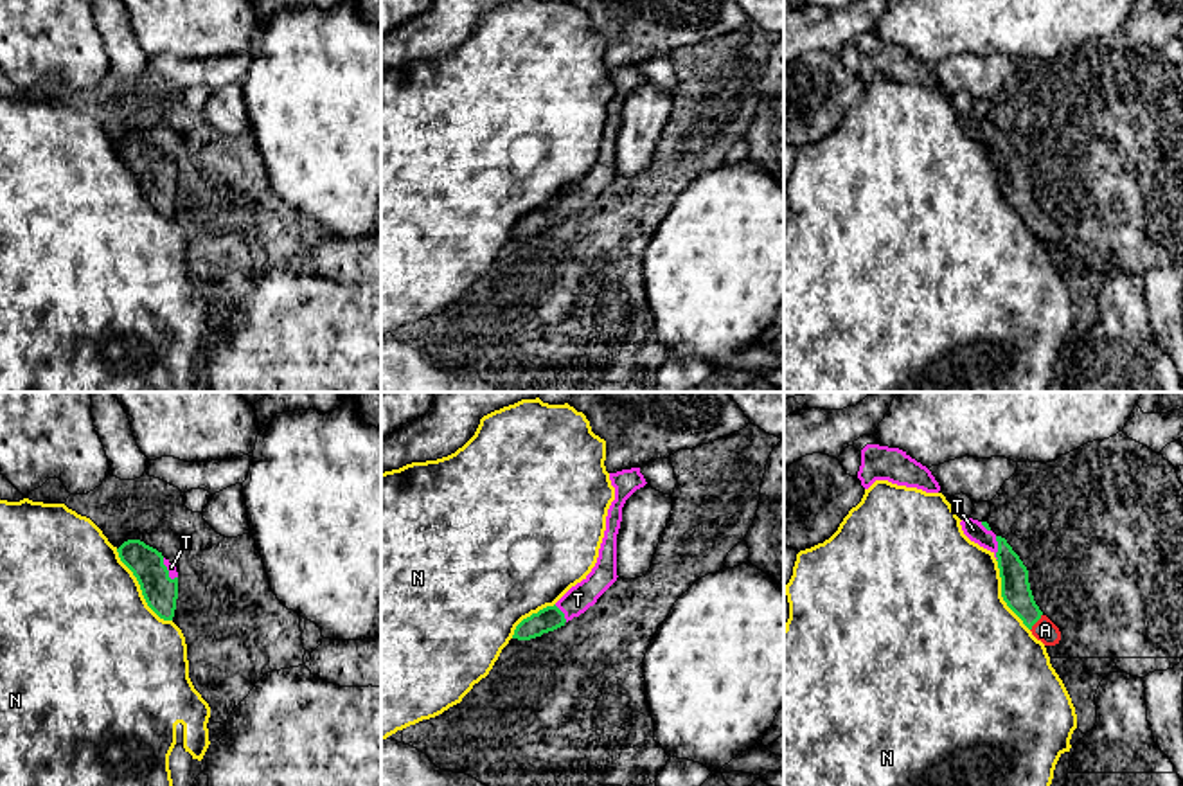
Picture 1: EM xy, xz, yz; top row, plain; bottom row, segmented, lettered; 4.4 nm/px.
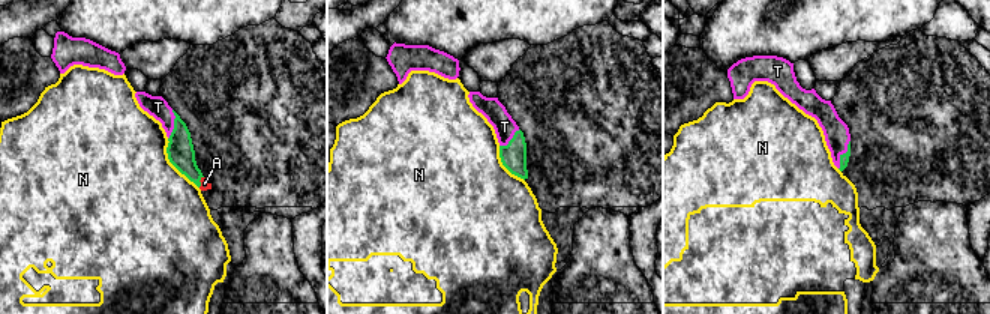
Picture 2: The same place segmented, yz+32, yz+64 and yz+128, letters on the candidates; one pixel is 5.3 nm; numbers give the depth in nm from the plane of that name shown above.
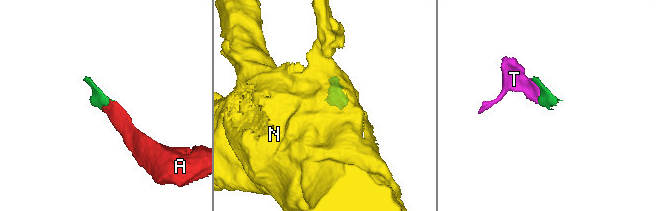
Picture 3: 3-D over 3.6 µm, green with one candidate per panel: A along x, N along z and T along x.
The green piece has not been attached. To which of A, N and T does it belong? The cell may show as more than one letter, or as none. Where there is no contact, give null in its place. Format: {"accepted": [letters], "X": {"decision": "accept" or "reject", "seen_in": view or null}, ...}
{"accepted": ["A", "T"], "A": {"decision": "accept", "seen_in": "yz"}, "N": {"decision": "reject", "seen_in": "xy"}, "T": {"decision": "accept", "seen_in": "yz"}}

